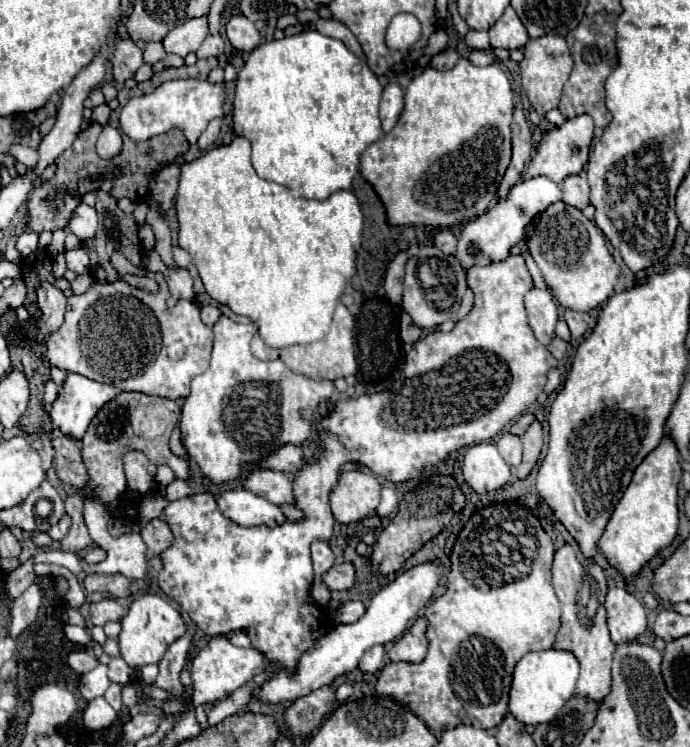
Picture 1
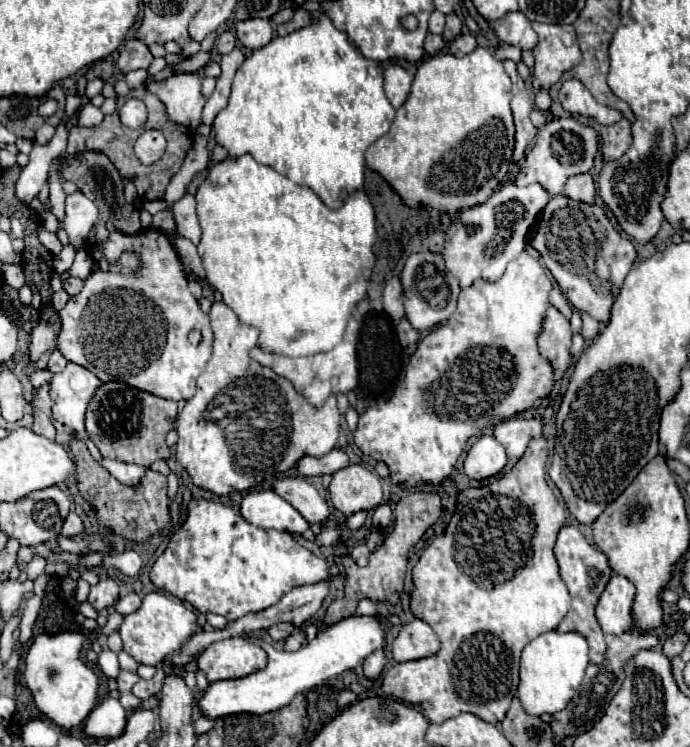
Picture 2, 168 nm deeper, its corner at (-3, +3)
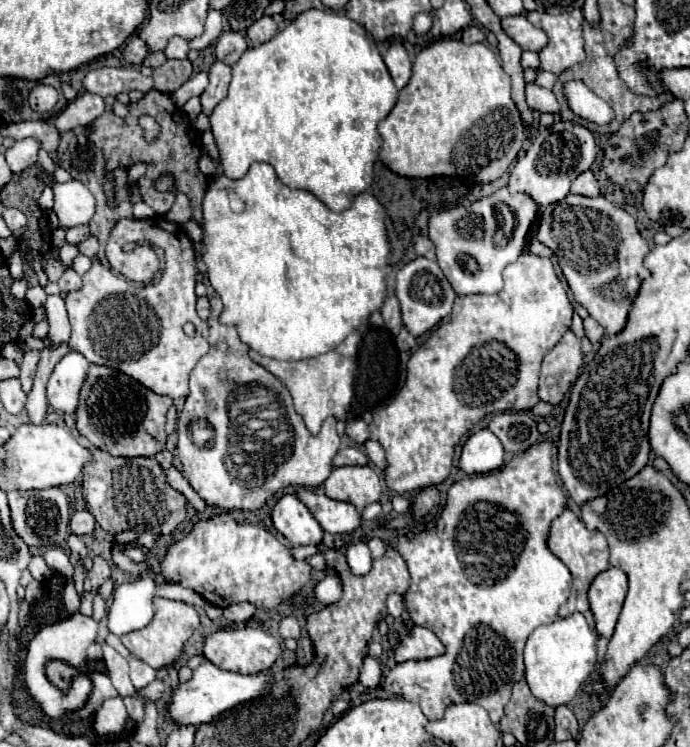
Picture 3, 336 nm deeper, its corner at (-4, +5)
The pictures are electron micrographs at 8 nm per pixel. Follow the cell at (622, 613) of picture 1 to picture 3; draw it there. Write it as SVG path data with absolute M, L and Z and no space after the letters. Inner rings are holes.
M609 568L599 574L589 588L591 612L595 616L595 628L601 636L611 638L627 596L627 574L619 568Z

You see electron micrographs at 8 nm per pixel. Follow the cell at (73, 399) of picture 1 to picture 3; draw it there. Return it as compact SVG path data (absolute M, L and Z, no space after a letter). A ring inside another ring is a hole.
M69 350L55 366L47 382L47 400L55 412L75 414L79 404L79 392L87 380L89 362L83 354Z

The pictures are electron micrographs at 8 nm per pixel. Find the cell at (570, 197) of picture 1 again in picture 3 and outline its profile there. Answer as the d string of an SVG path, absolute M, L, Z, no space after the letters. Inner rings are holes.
M591 170L579 174L573 184L571 184L571 194L581 194L581 196L599 196L599 182L593 176Z

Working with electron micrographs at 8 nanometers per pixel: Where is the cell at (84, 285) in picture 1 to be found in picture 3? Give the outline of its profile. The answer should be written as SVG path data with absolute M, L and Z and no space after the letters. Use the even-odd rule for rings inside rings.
M67 268L67 270L63 272L63 276L59 278L59 288L61 288L61 292L63 292L63 294L73 292L73 290L79 290L79 286L81 286L81 276L79 276L73 268Z

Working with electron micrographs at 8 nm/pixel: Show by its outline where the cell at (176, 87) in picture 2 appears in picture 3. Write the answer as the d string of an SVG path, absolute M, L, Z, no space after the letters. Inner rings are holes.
M135 66L95 68L83 78L83 86L87 92L106 98L108 95L131 92L131 90L149 92L149 90L153 90L153 78L143 76L139 72L139 68L135 68Z

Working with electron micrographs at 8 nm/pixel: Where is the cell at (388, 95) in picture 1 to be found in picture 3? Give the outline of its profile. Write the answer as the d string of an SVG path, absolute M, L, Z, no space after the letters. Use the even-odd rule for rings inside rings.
M393 42L387 52L383 54L383 60L389 68L389 74L397 86L397 90L405 88L405 84L409 82L411 78L411 60L407 56L407 50L403 48L401 42Z

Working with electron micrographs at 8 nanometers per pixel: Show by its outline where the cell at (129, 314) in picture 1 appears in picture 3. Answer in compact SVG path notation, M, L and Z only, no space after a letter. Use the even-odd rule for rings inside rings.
M163 216L119 220L109 234L109 242L115 242L115 246L123 246L123 242L149 242L151 246L159 246L165 252L167 268L157 284L135 284L115 276L99 262L93 264L91 270L83 274L83 288L69 292L65 298L73 328L69 348L83 354L91 364L107 366L135 378L155 394L173 400L187 398L189 374L209 352L209 326L195 310L197 268L193 244L179 224L169 222ZM187 322L197 326L199 336L185 336L183 326Z

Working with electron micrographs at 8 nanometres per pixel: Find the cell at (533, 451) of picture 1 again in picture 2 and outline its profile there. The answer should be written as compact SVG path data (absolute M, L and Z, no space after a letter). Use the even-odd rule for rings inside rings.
M544 438L532 440L528 450L524 452L524 456L516 462L514 470L510 470L508 474L504 474L498 480L492 480L480 488L466 488L458 492L458 504L456 510L452 514L452 520L448 522L446 530L436 536L430 546L422 552L422 556L418 558L416 566L412 568L412 580L414 580L414 590L410 596L410 610L416 618L424 620L424 622L434 622L434 632L438 632L438 638L442 640L442 650L430 658L424 660L414 660L408 662L397 663L384 674L384 682L382 682L382 690L398 700L410 702L412 706L420 708L422 714L428 718L428 722L432 724L442 724L448 718L458 716L460 712L472 712L476 716L480 716L482 720L490 722L490 724L498 724L504 720L508 708L510 708L510 700L516 696L516 688L518 688L518 664L520 664L520 654L522 648L536 636L558 628L560 620L566 616L566 612L570 610L570 594L566 584L560 578L560 570L558 570L558 562L554 556L554 544L556 544L556 536L558 530L564 526L564 508L560 506L560 502L556 500L554 492L550 490L550 486L546 484L546 462L548 462L548 444Z

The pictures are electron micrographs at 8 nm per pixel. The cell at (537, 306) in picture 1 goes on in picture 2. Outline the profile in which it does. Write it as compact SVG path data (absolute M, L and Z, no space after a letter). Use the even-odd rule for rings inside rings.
M550 306L544 318L544 330L538 338L540 354L552 364L554 368L554 380L560 380L566 370L572 366L572 332L570 322L554 308Z

